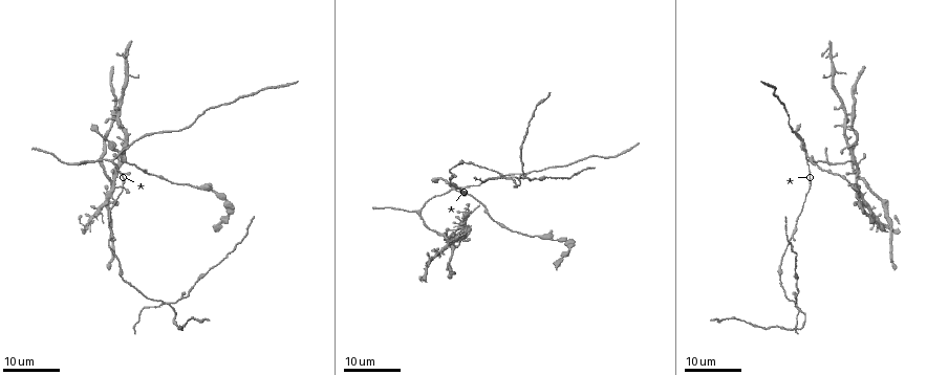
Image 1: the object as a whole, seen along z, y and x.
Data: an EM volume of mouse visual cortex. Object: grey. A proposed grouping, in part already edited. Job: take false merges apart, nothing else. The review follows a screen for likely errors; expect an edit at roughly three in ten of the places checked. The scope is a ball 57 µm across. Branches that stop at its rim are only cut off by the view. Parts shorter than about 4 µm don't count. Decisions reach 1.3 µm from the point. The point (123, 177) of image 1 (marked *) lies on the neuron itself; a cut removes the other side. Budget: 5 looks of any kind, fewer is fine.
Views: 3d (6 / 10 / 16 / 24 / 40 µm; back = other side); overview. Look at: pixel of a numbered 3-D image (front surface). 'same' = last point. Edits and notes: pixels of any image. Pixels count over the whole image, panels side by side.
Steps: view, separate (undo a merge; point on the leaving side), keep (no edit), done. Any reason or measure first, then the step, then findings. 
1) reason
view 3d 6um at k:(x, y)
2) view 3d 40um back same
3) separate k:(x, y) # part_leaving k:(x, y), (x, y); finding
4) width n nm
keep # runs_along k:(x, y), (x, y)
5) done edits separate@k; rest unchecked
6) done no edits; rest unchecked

thick turns thin
view 3d 16um at 1:(780, 277)

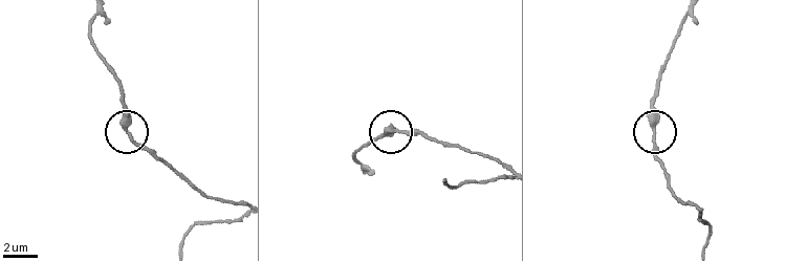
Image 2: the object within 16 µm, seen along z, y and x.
view 3d 6um at 2:(654, 132)

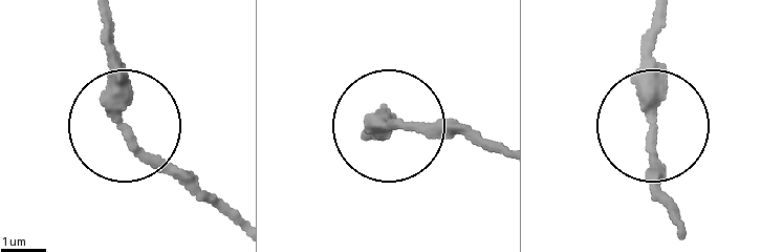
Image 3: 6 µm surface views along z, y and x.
keep # continuous, no second neuron

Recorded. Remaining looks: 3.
three-way junction
view 3d 24um at 1:(419, 212)

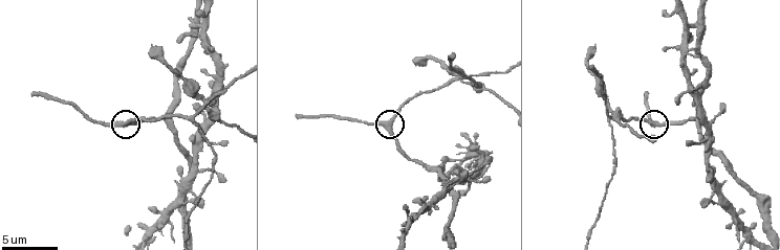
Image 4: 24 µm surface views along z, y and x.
view 3d 6um at 4:(655, 123)

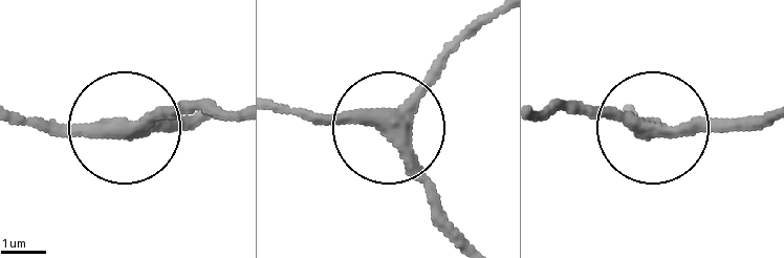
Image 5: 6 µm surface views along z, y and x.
arms 3
keep # continuous, no second neuron

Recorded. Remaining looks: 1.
view 3d 16um at 4:(608, 106)

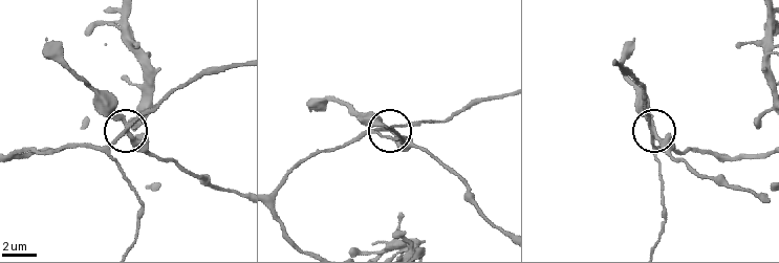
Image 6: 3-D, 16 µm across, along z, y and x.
arms 4
separate 6:(111, 109) # part_leaving 6:(127, 130), (159, 156), (176, 160), (193, 175), (239, 193); two neurons meet here

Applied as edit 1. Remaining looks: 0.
done edits separate@6; rest unchecked

